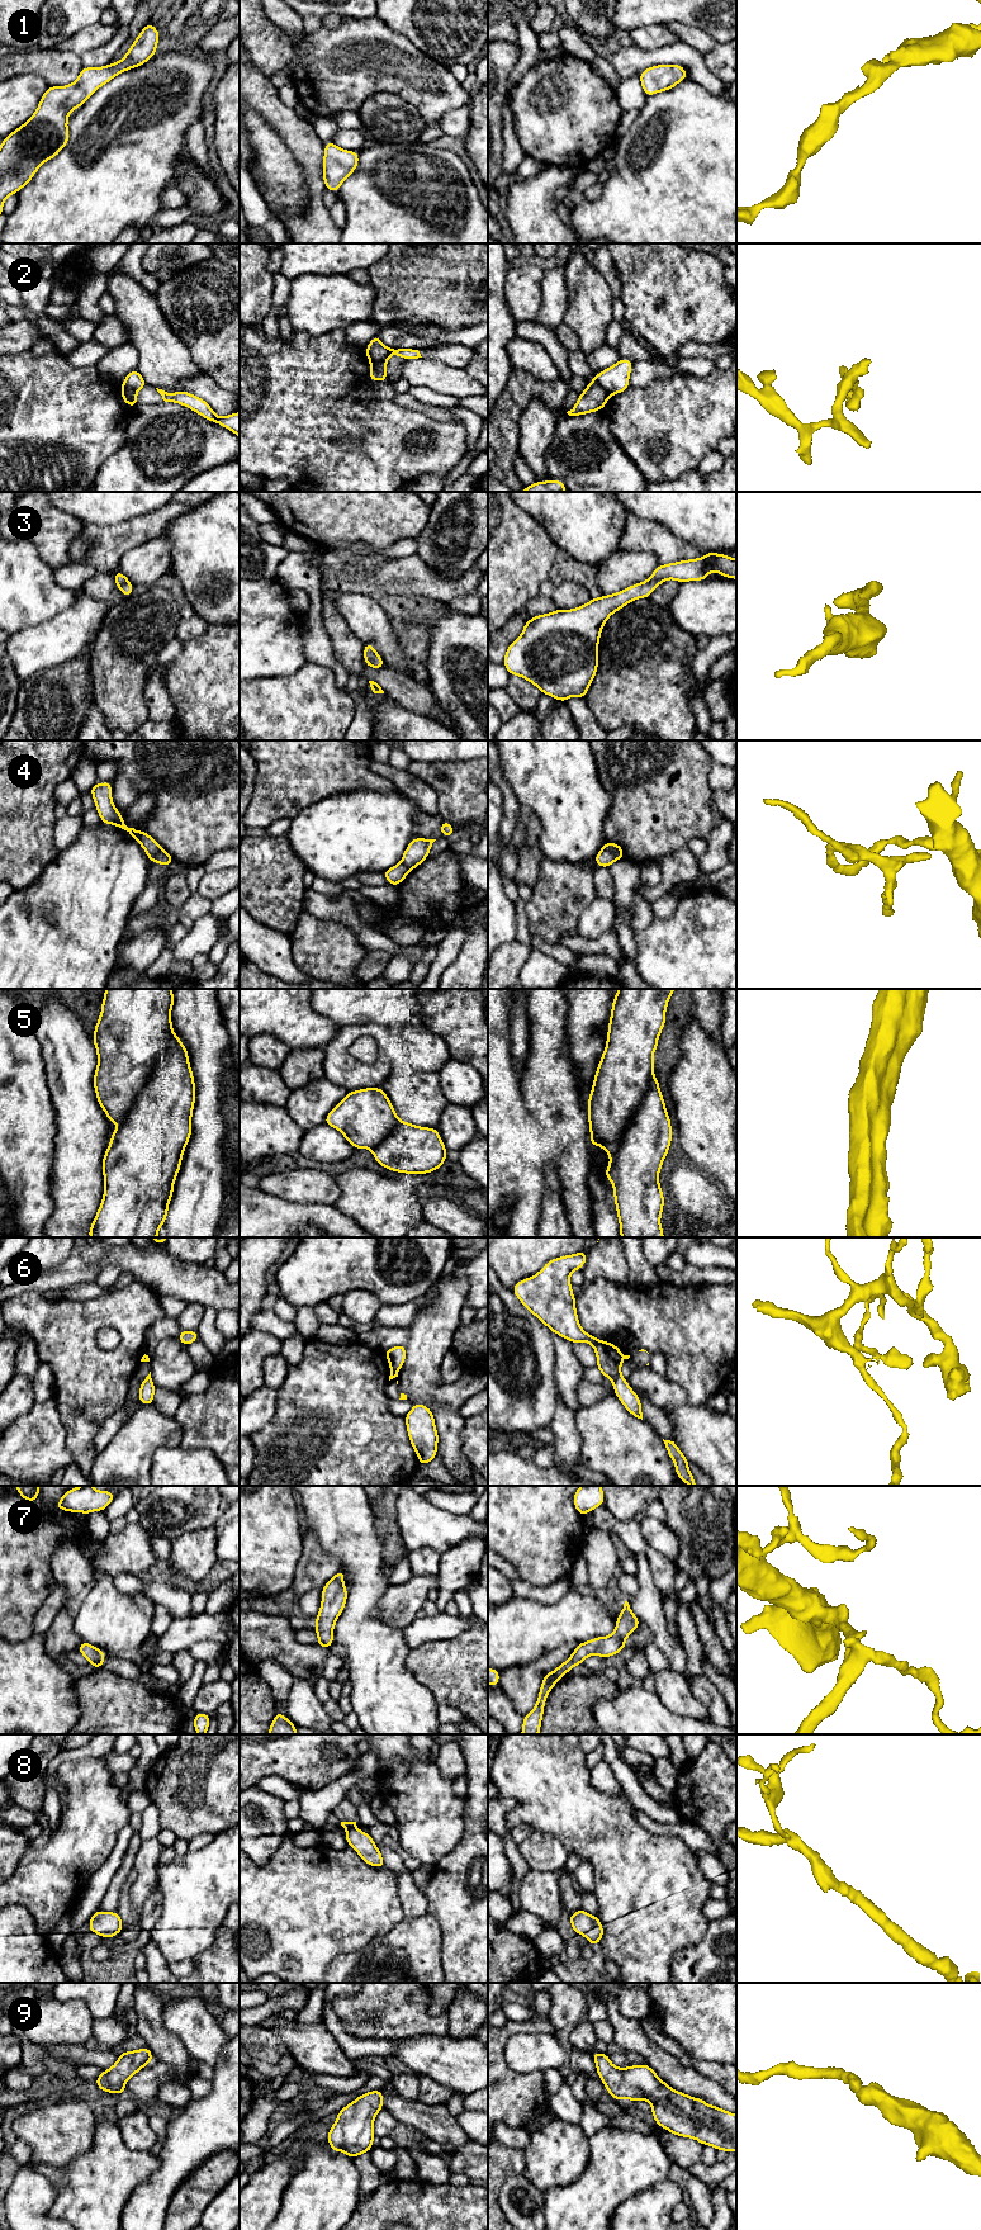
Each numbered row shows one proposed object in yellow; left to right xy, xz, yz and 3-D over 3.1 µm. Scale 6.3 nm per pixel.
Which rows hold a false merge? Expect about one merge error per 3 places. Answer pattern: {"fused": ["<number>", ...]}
{"fused": ["2", "4", "5", "6"]}

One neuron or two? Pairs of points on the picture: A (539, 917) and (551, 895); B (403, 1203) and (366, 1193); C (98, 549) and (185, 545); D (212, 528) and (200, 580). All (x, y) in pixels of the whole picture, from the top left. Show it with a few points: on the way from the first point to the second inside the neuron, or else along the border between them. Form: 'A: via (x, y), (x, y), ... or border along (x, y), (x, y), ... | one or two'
A: via (544, 912), (551, 904), (551, 900) | one
B: via (394, 1203), (375, 1202) | one
C: border along (183, 514), (175, 517), (161, 535) | two
D: via (212, 540), (212, 567) | one

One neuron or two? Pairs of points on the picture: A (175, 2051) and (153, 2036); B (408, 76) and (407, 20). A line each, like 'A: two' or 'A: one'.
A: one
B: two

